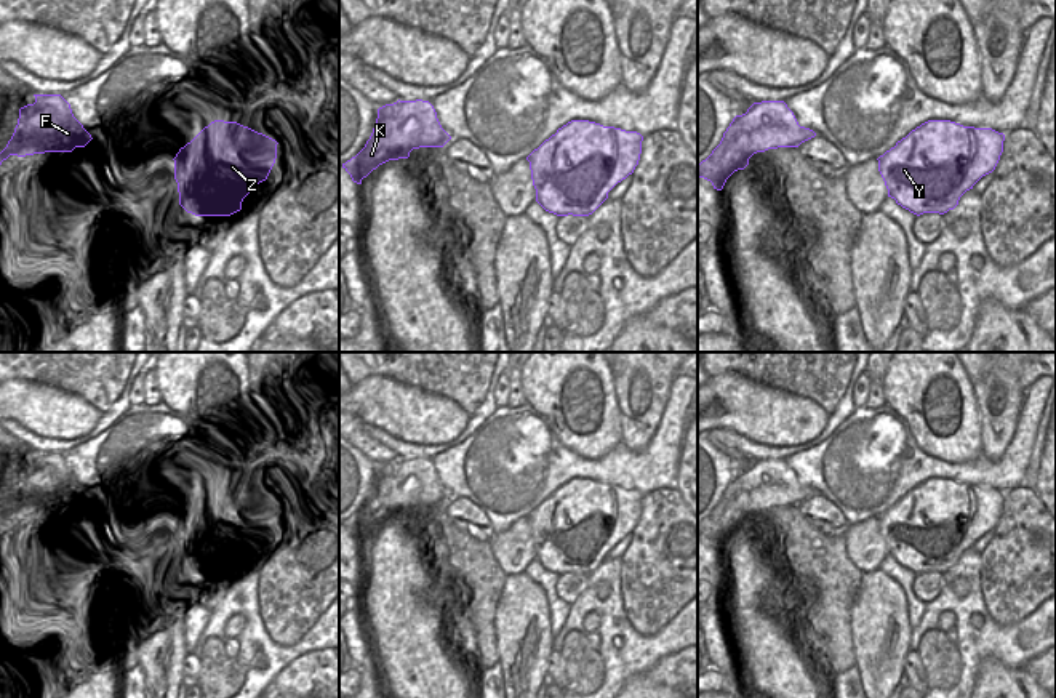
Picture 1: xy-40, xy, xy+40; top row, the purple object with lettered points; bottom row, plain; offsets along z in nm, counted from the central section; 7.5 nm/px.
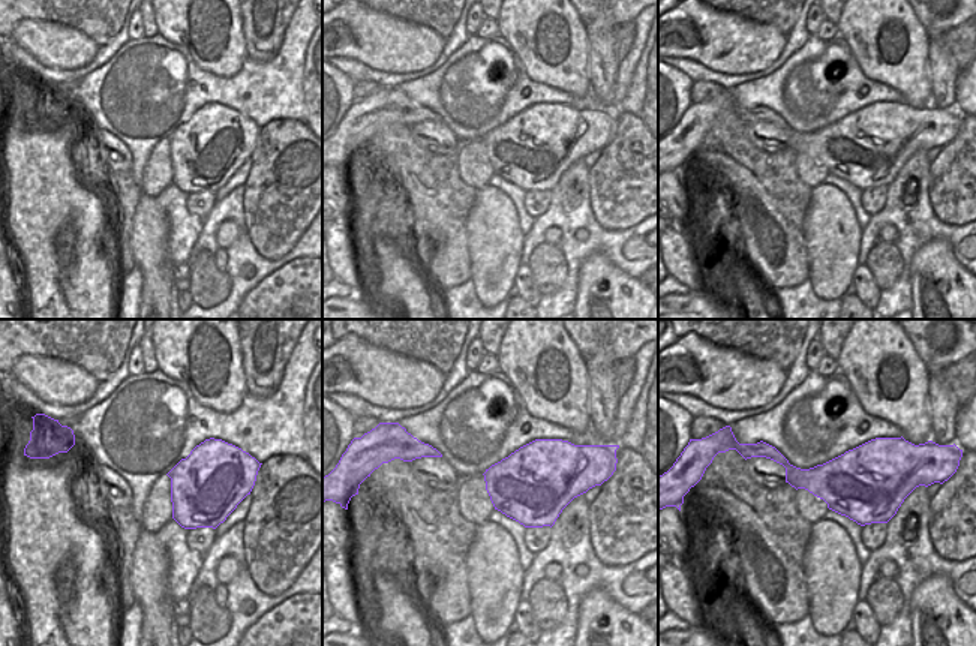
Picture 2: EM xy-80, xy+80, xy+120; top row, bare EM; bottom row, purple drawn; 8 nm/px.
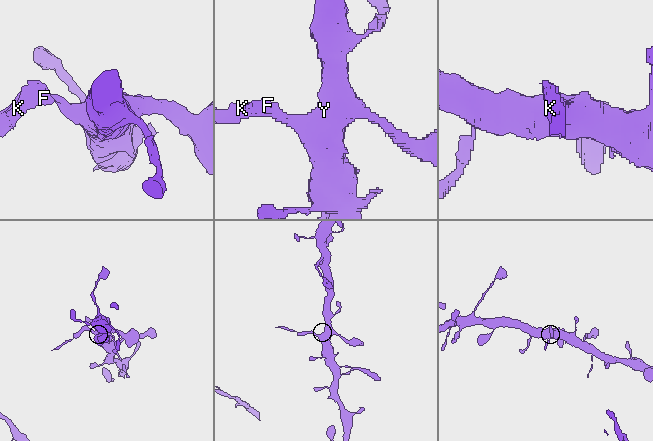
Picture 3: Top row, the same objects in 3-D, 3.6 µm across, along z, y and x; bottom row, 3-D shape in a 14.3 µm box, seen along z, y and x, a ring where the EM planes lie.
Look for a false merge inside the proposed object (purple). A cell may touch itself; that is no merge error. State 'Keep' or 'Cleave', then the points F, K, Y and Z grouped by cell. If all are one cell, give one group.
Cleave. Groups: F K / Y Z

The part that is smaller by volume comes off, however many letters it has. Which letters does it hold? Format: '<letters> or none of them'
F, K

